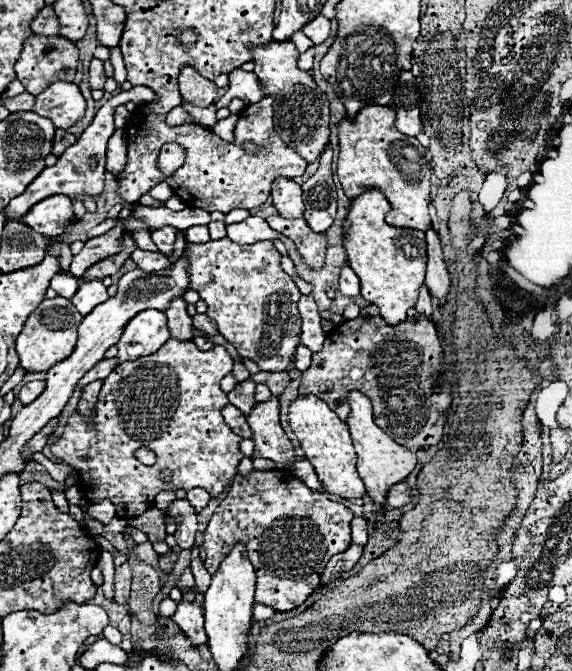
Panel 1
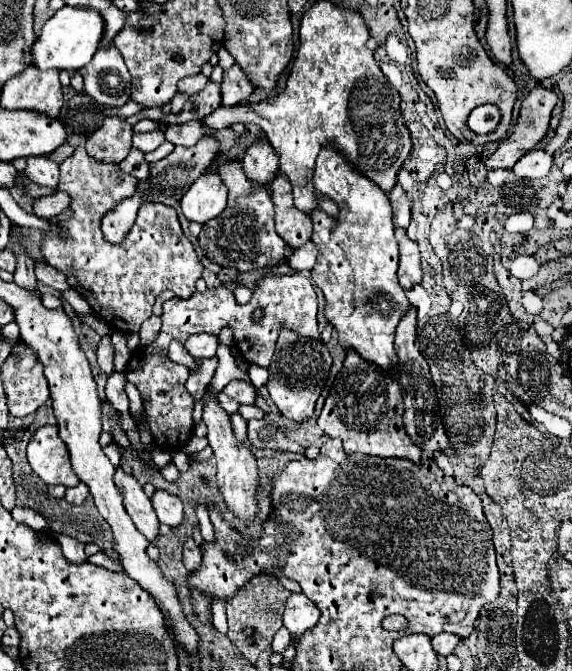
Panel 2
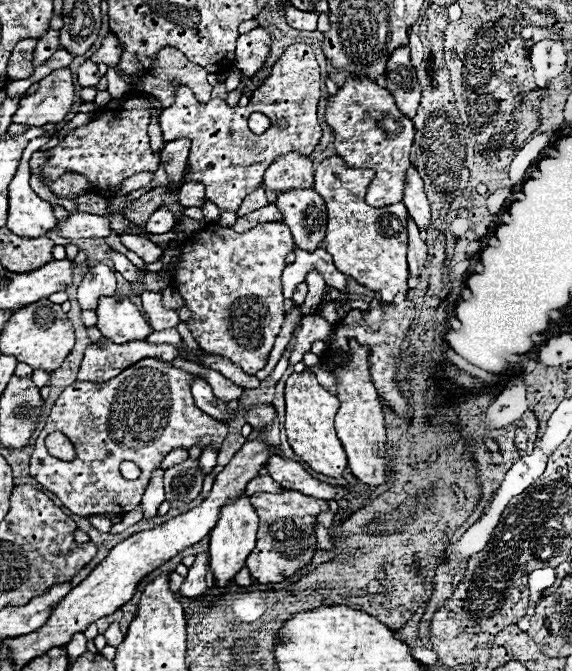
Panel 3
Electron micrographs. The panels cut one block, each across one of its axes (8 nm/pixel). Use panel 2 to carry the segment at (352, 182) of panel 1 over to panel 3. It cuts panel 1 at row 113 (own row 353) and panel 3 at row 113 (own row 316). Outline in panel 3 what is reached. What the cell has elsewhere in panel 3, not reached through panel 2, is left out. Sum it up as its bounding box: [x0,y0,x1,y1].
[326,78,414,208]

